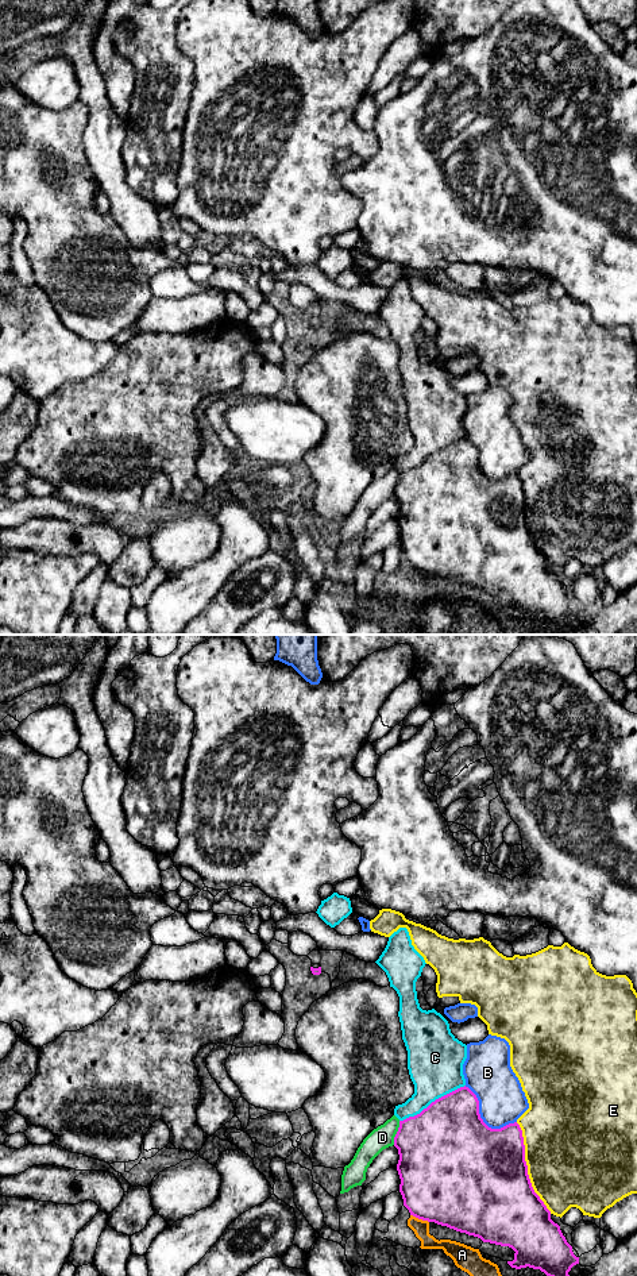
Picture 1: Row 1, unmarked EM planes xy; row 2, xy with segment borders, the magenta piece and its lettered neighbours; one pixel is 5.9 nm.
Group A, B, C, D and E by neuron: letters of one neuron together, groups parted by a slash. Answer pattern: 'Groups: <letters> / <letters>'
Groups: A / B / C / D / E

